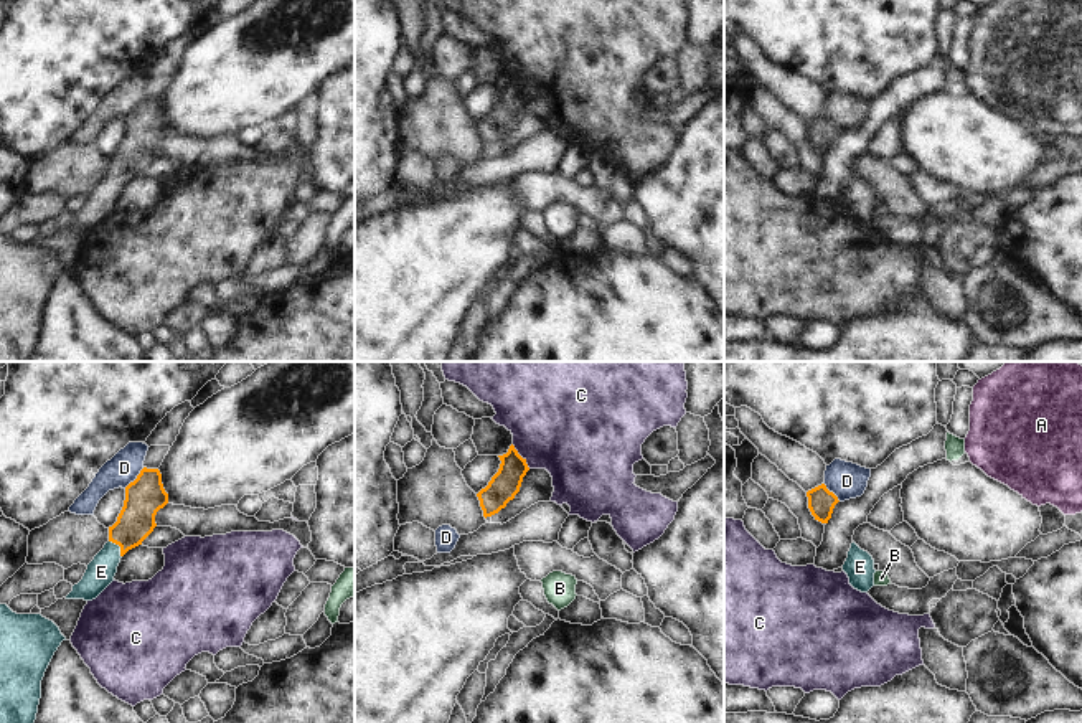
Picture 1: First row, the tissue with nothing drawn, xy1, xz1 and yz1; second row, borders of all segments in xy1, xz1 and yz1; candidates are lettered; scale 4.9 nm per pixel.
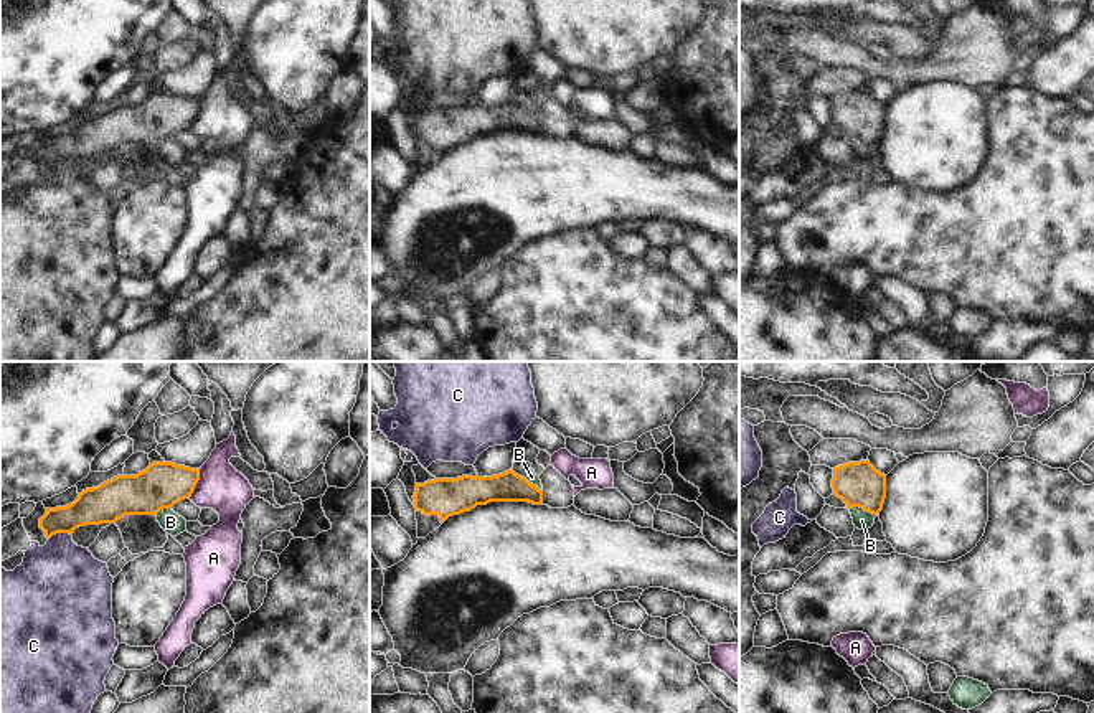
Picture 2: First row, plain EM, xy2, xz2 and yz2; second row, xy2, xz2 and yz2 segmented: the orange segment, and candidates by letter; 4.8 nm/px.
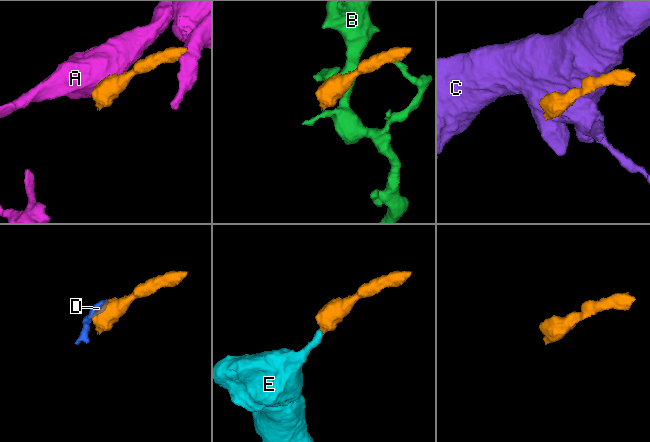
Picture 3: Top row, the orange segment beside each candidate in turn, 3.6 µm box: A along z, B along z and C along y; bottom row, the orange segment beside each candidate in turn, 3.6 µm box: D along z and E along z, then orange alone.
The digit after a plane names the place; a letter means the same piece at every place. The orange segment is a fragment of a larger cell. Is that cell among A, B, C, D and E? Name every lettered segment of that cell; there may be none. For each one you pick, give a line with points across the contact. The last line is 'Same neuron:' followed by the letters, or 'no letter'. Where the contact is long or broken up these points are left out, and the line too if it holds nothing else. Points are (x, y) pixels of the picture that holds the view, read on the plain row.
E: Path across: xy1 (136, 152), (119, 175), (101, 202)
Same neuron: E

